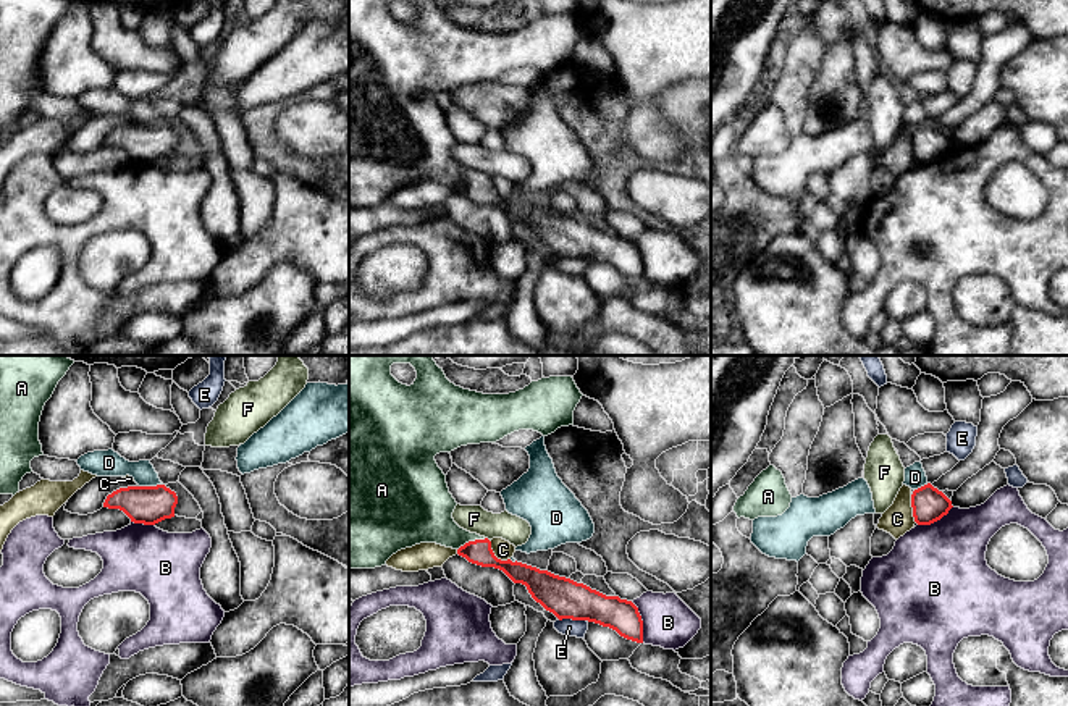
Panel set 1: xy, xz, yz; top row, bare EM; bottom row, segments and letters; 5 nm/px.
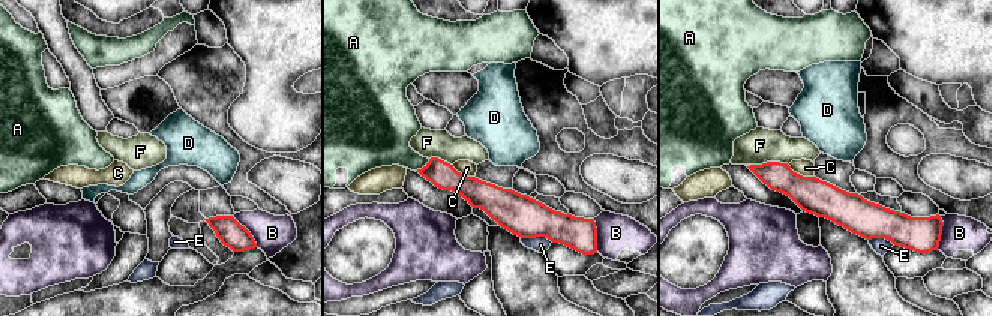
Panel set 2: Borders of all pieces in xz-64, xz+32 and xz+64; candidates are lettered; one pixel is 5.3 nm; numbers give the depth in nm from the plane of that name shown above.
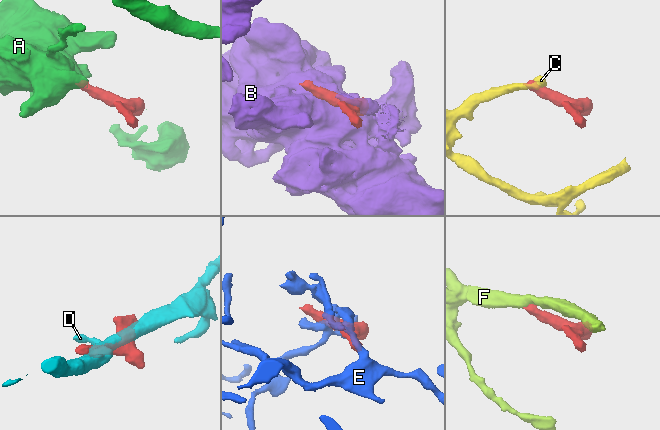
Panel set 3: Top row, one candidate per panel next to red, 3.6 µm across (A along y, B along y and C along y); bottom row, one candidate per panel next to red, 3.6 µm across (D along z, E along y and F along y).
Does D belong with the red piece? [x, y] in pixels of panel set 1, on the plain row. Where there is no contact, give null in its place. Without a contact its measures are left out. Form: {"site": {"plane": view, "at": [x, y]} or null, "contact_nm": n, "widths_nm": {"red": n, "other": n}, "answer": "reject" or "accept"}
{"site": {"plane": "xy", "at": [151, 125]}, "contact_nm": 120, "widths_nm": {"red": 190, "other": 130}, "answer": "reject"}

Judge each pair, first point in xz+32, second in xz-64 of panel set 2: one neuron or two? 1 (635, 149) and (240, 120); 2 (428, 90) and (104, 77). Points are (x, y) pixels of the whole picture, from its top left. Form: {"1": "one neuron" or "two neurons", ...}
{"1": "two neurons", "2": "two neurons"}

